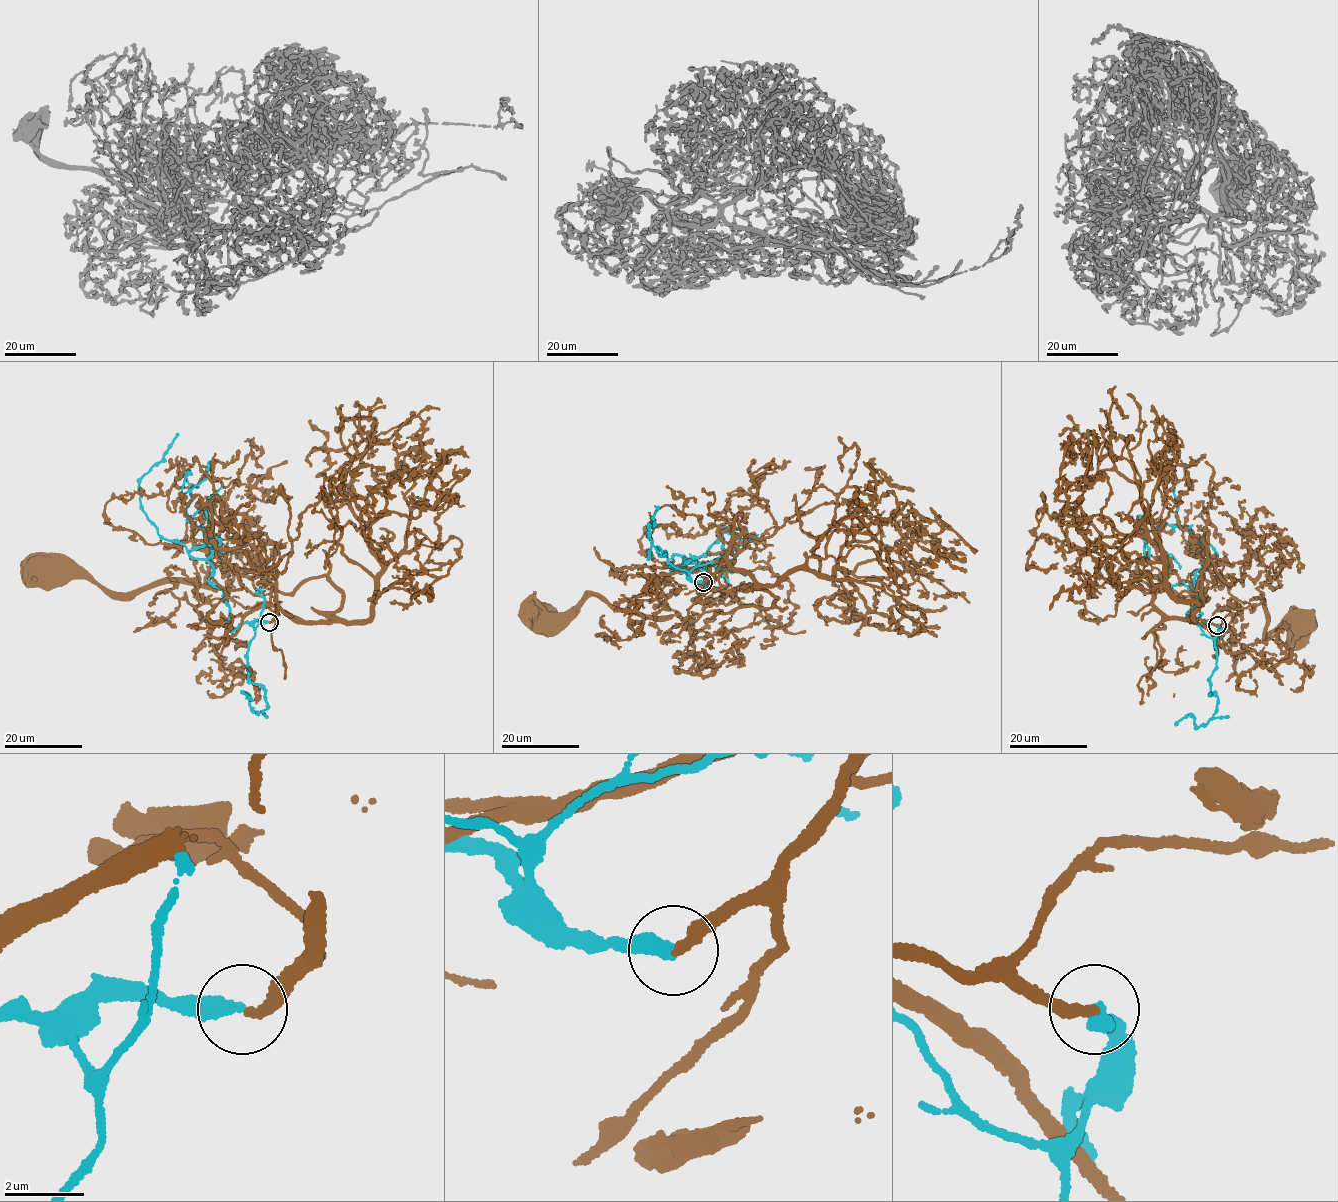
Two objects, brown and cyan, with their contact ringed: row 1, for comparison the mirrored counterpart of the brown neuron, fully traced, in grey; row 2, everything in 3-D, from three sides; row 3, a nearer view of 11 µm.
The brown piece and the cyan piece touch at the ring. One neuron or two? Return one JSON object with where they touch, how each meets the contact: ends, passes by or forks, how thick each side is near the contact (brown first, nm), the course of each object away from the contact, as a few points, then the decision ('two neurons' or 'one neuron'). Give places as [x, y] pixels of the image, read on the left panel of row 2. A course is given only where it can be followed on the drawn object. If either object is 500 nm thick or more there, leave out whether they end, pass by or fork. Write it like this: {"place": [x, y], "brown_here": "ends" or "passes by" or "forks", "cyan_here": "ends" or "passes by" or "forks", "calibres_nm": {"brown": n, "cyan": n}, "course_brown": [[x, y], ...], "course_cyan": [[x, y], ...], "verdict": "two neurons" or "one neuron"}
{"place": [269, 622], "brown_here": "ends", "cyan_here": "ends", "calibres_nm": {"brown": 220, "cyan": 360}, "course_brown": [[269, 622], [267, 606], [243, 607], [208, 574], [210, 587], [106, 593], [43, 568]], "course_cyan": [[269, 622], [231, 630], [222, 590], [208, 579], [212, 546], [188, 514], [188, 469], [180, 495], [210, 461]], "verdict": "two neurons"}

